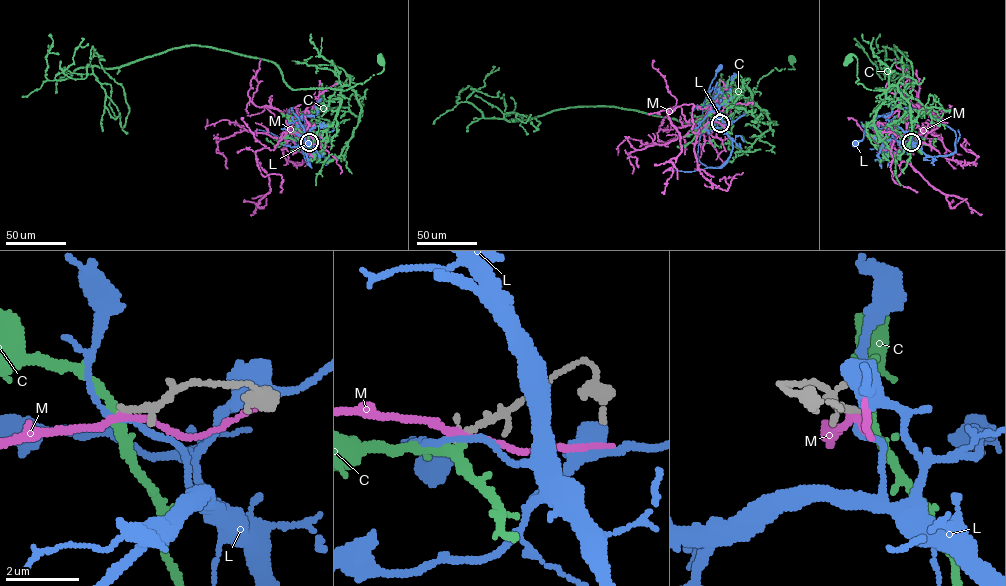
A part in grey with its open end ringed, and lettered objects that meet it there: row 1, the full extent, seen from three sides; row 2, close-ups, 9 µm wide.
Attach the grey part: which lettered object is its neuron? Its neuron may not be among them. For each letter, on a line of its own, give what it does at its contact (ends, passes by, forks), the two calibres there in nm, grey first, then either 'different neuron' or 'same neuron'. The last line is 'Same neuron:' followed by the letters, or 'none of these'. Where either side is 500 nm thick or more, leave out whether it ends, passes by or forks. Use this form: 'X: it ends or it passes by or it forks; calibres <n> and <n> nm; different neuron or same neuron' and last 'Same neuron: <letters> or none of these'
C: it forks; calibres 200 and 240 nm; same neuron
L: it passes by; calibres 190 and 150 nm; different neuron
M: it passes by; calibres 220 and 180 nm; different neuron
Same neuron: C

